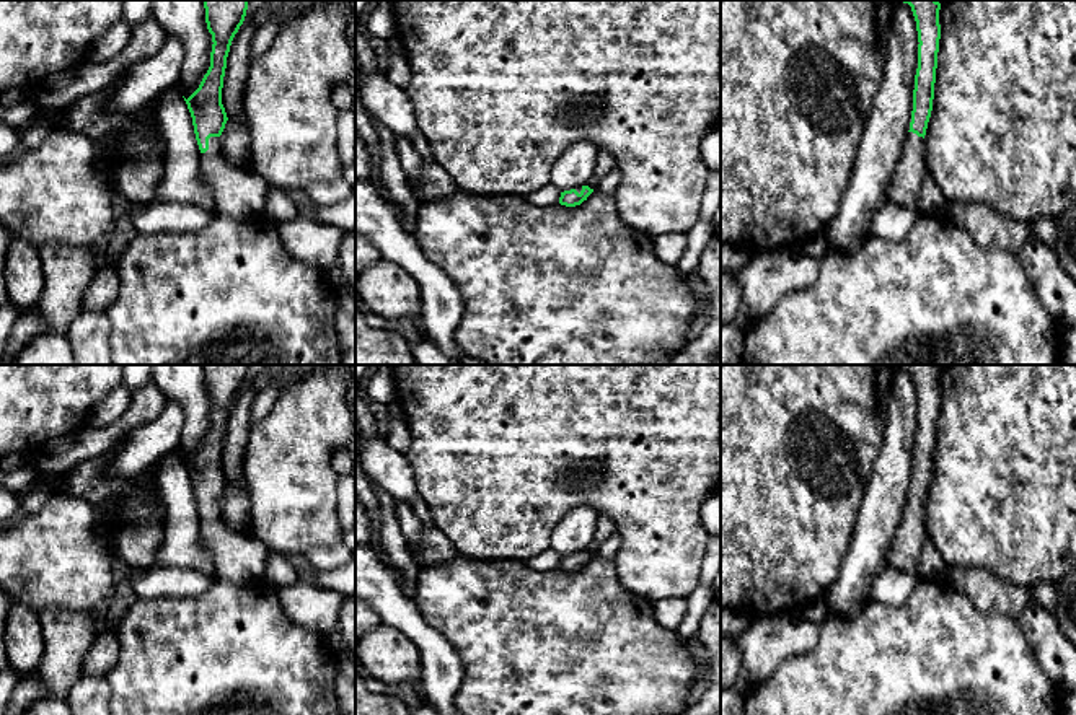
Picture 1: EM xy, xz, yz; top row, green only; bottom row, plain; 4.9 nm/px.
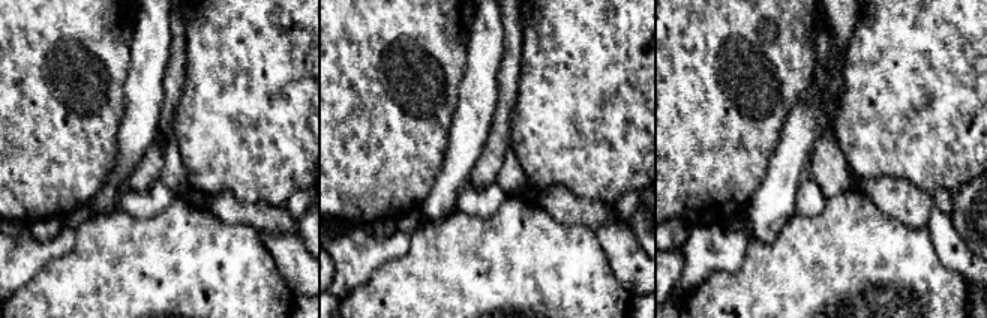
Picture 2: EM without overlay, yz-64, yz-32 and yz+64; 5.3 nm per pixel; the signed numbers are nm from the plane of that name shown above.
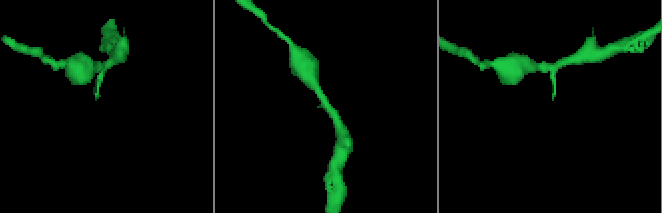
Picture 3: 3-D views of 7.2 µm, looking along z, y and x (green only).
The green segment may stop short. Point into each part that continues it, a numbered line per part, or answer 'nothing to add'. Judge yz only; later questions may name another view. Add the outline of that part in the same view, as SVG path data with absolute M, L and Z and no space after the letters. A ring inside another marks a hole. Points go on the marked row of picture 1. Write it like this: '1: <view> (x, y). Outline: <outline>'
1: yz (904, 189). Outline: M908 132L903 155L885 192L885 200L918 210L918 194L926 173L924 138Z

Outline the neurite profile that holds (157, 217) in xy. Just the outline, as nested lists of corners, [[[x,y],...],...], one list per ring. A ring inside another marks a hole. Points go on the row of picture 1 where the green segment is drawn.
[[[155,202],[129,215],[139,235],[196,233],[205,228],[214,212],[194,204]]]

